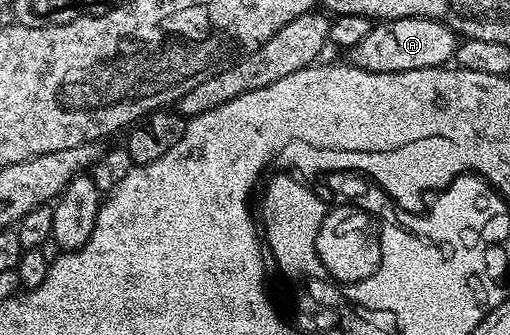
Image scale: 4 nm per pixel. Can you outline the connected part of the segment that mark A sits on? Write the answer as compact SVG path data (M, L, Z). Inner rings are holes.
M387 19L375 22L368 37L360 45L349 48L348 59L353 66L372 73L404 73L449 64L459 42L451 27L435 19Z

